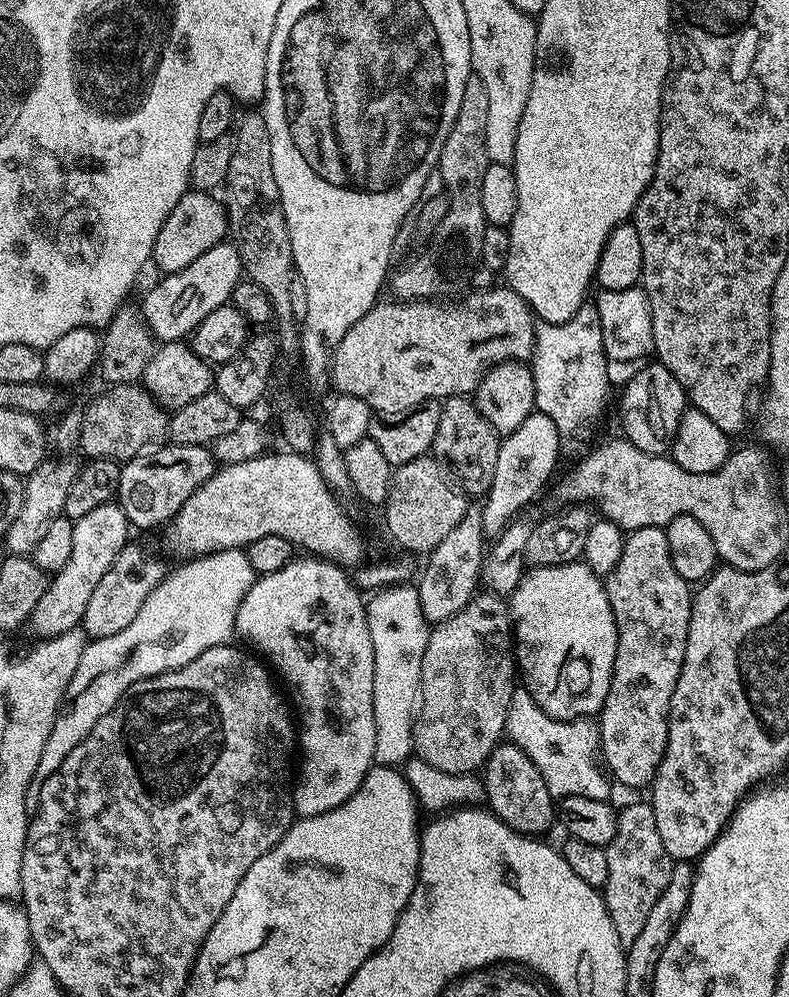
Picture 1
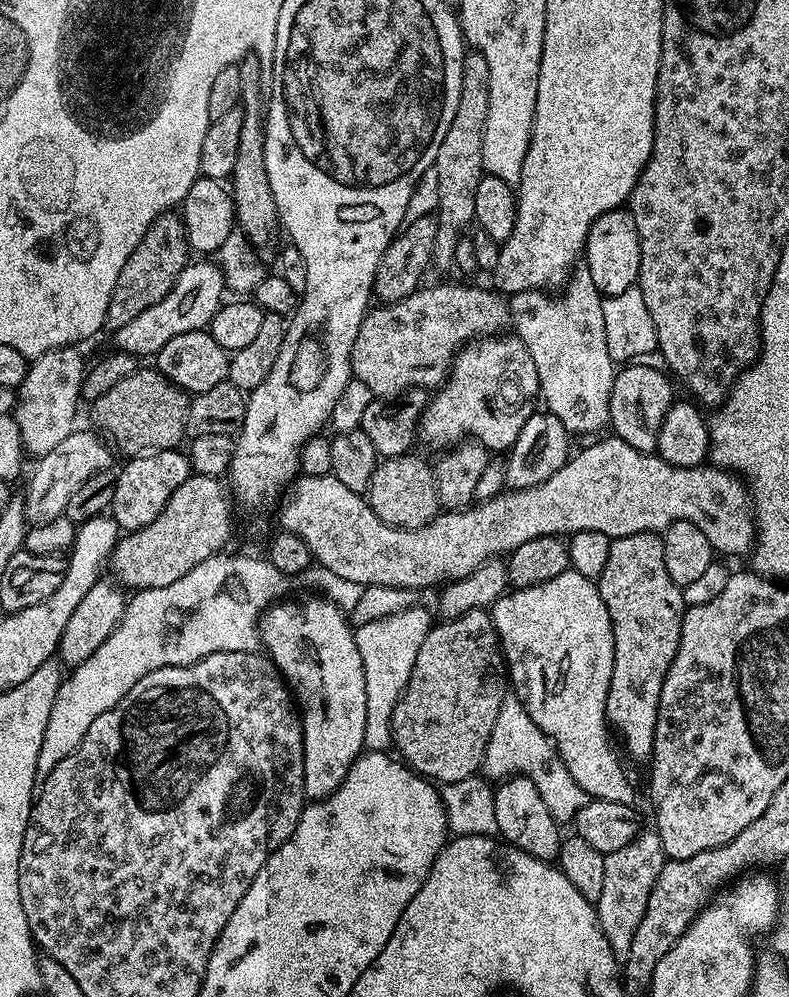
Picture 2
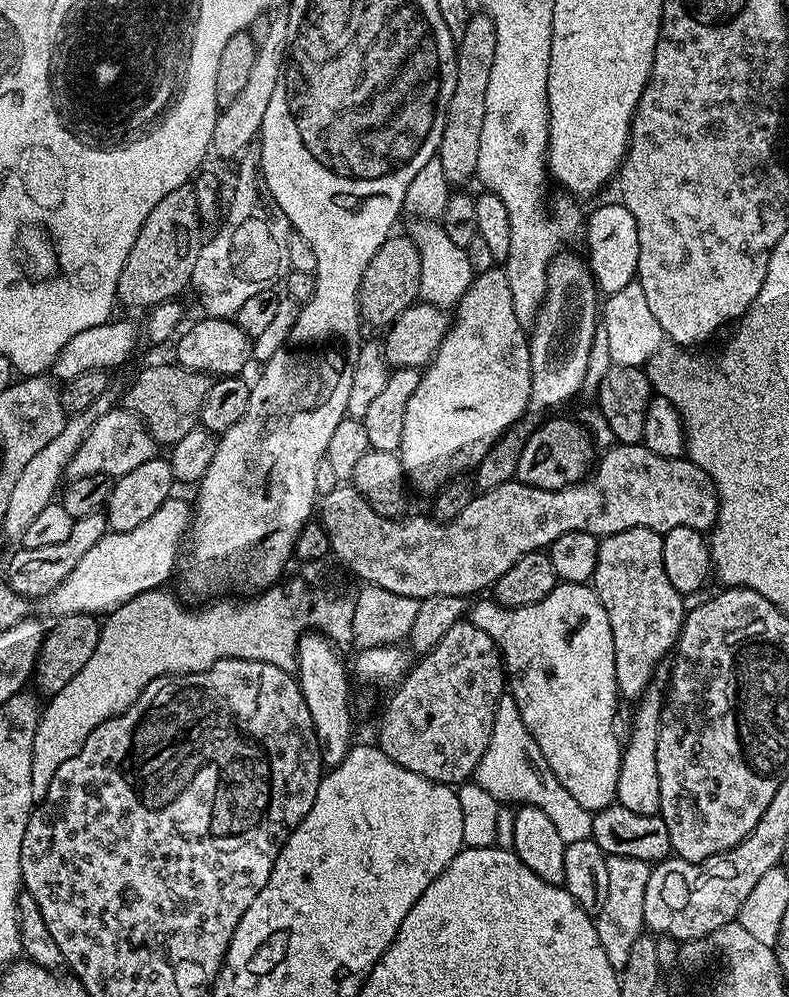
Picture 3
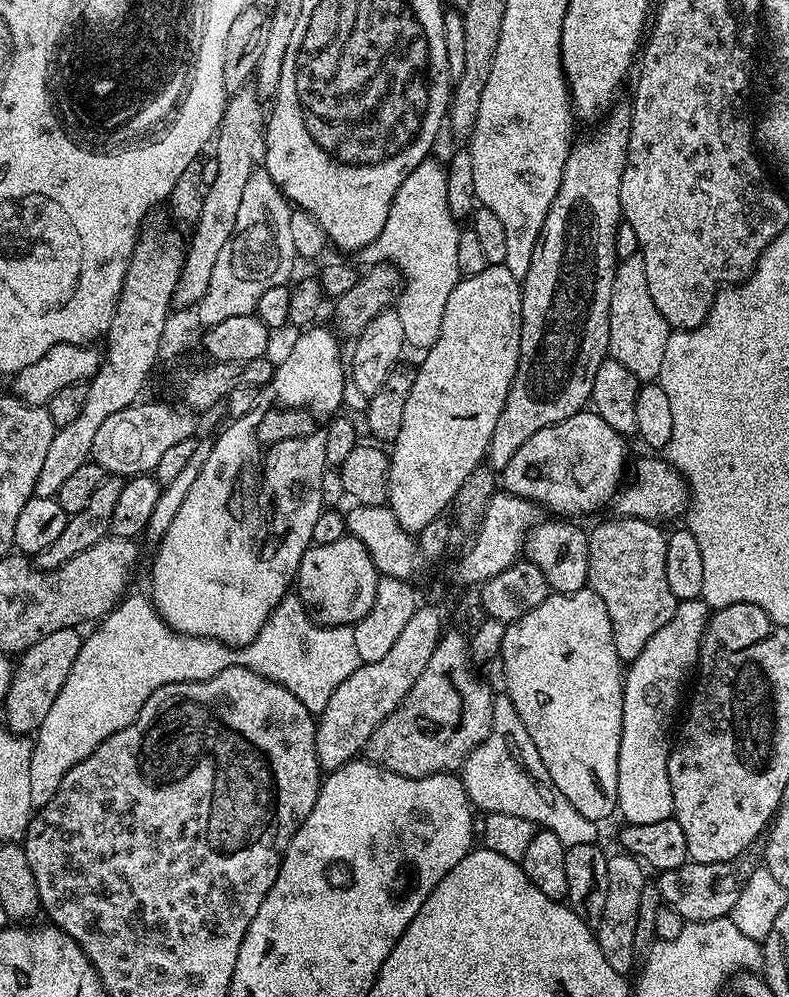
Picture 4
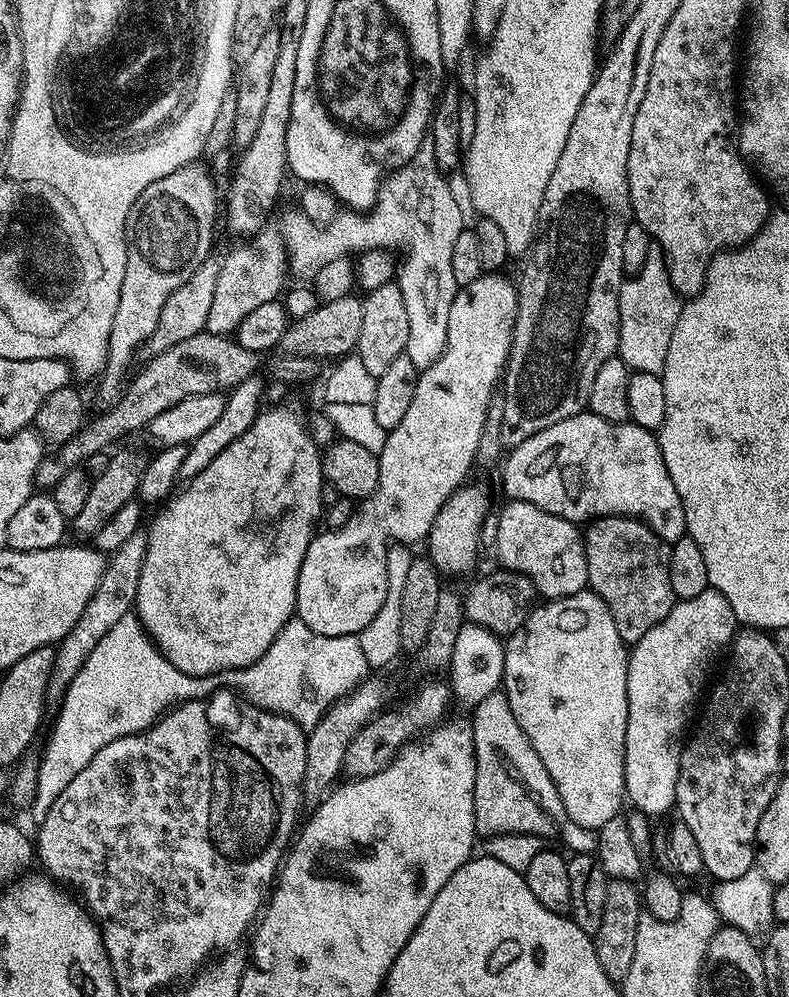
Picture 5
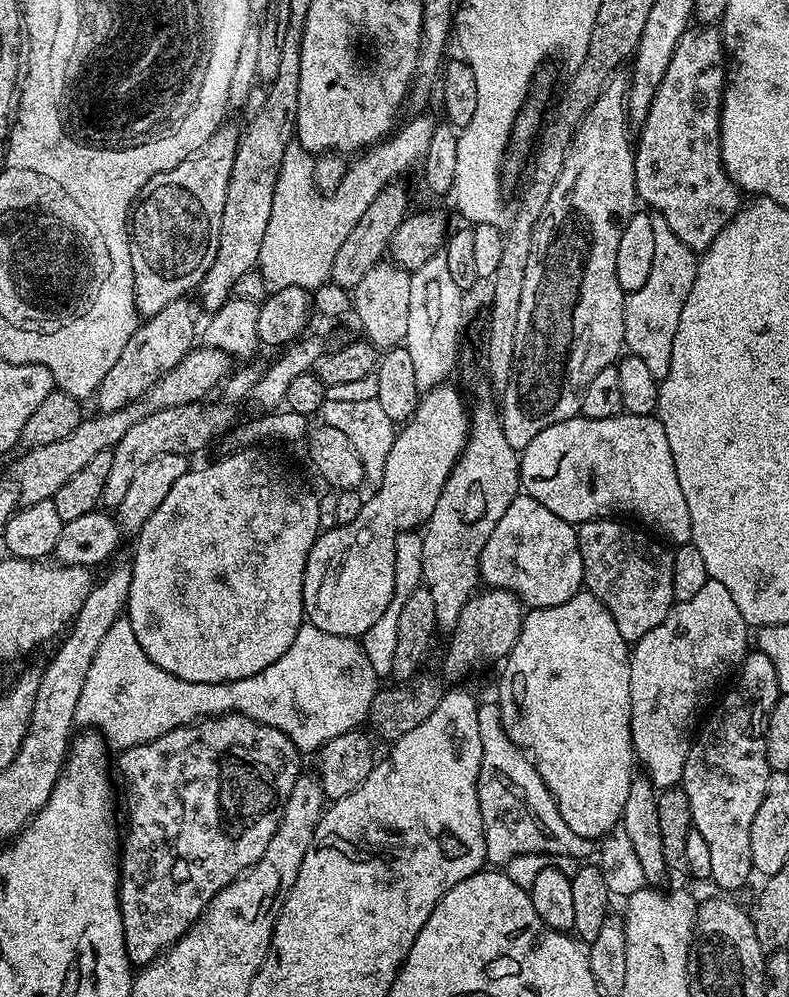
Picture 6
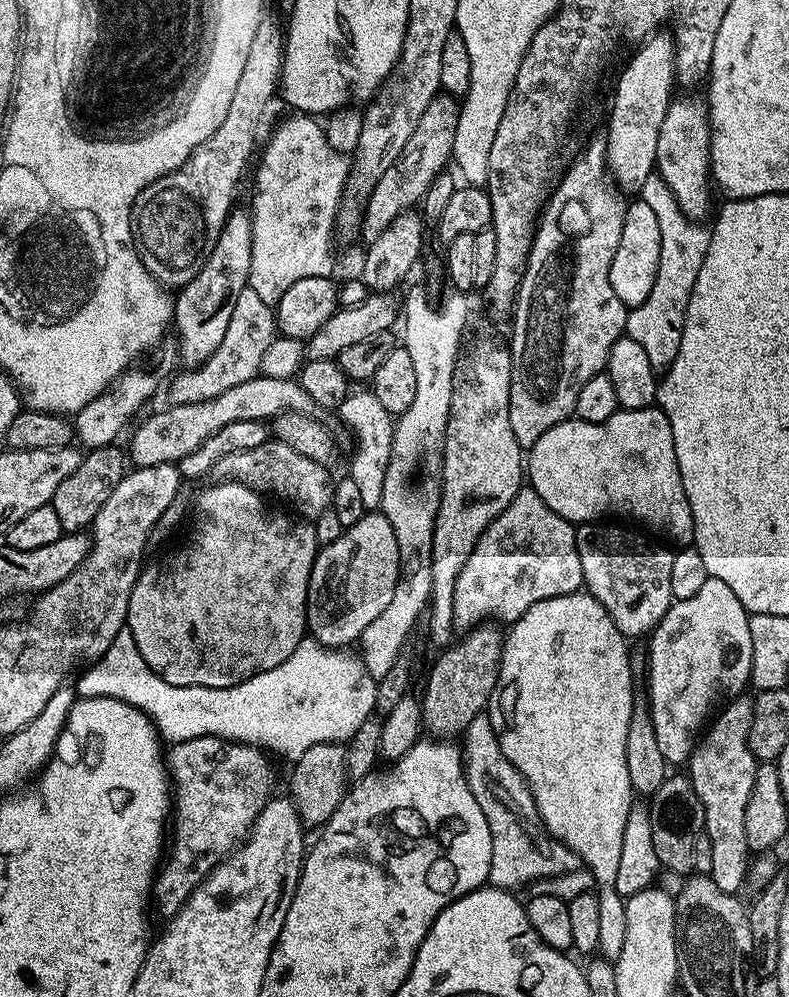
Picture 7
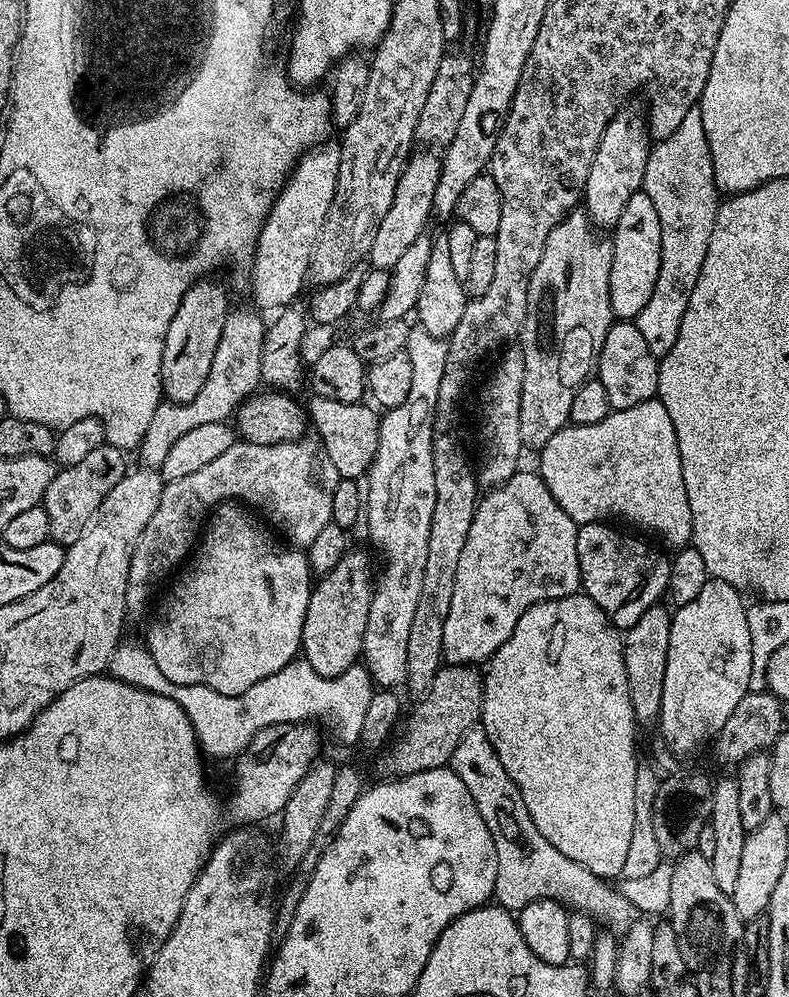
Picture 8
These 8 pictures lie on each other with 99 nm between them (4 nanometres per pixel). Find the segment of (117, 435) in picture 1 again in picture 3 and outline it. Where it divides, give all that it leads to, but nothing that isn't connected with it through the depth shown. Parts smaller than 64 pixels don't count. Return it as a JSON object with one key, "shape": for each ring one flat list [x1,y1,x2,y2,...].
{"shape":[[175,362,152,364,133,378,122,404,129,412,142,418,157,445,171,446,201,423,200,411,212,384,213,379,208,374,183,368]]}

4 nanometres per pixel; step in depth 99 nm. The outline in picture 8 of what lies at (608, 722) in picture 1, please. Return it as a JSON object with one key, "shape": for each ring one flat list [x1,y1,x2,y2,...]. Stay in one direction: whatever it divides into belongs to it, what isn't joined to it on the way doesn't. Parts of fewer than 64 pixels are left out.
{"shape":[[608,522,577,527,580,587,583,595,590,597,605,612,615,628,627,630,646,614,646,610,661,603,668,590,670,560,667,555,664,557,650,545,643,544,638,537,627,536,612,527,616,526]]}

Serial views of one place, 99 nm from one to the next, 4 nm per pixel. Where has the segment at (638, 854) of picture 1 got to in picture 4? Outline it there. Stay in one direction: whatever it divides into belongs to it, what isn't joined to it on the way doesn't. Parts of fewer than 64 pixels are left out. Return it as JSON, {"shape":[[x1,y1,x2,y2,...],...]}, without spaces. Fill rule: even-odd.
{"shape":[[627,854,609,855,606,862,606,910,602,910,602,918,595,925,596,941,613,970,618,970,622,977,629,975,638,960,634,948,634,930,637,929,638,904,642,890,646,886,644,872,646,868,636,857],[637,959,637,960,636,960],[636,960,636,961,635,961]]}

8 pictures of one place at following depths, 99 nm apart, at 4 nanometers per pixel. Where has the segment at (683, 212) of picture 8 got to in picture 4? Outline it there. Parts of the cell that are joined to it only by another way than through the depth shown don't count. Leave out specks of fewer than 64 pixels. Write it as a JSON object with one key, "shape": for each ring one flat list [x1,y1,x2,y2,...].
{"shape":[[640,254,623,257,616,265,614,286,610,294,610,342,608,350,611,359,622,362,630,374,634,374,641,382,652,382,659,377,662,370,662,357,666,355,666,342,668,341,669,326,666,318,654,306,654,298,650,298,650,289,646,286,646,266,644,257]]}

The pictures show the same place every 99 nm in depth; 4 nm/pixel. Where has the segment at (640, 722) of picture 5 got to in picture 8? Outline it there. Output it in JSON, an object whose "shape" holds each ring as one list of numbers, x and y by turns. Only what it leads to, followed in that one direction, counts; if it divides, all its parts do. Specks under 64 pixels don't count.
{"shape":[[709,578,694,602,679,605,672,612,670,626,670,654,666,654,666,682,662,682,662,706,658,729,668,748,680,756,696,752,711,741,726,726,726,718,734,714,734,706,742,702,750,686,752,647,750,626,746,626,746,600,730,582]]}

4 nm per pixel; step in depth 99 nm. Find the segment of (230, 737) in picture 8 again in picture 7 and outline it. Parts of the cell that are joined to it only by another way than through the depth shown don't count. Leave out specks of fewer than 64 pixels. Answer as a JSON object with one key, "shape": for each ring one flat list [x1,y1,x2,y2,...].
{"shape":[[127,626,110,642,99,660,89,663,84,670,80,681,74,684,75,691,81,697,105,696,142,710,152,719,152,725,161,741,169,745,181,744,190,738,217,736,223,740,232,740,236,744,252,744,272,754,277,752,278,755,285,756,288,762,295,762,302,758,306,750,310,750,310,746,344,744,349,741,363,723,373,719,376,712,377,680,370,674,370,670,366,670,359,655,344,648,328,648,311,638,300,640,294,654,290,654,286,662,274,666,274,670,254,674,229,688,174,686,158,678,158,674,154,674,154,670,146,666,142,654,138,654,138,646]]}

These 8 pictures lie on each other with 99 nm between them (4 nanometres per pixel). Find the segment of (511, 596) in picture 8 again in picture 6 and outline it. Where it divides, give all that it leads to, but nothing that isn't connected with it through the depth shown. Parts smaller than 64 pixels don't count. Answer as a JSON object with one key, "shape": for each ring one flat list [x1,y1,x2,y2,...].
{"shape":[[519,494,507,506,502,518,498,519,497,526,482,550,479,579,489,588,504,588,514,593,521,604,529,609,562,606,562,602,570,602,570,598,574,598,584,588,584,567,576,528,558,518,554,510,546,510,542,502]]}

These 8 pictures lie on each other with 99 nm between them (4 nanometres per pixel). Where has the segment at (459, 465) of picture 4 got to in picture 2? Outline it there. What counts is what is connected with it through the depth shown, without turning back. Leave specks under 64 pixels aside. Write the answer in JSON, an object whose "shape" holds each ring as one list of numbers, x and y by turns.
{"shape":[[514,334,481,336,465,344,456,353,448,379,429,399,428,408,420,419,419,439,425,440,432,448,447,450,461,443,465,438,471,438,479,440,485,448,493,453,500,454,500,451,503,453,505,450,511,449,522,426,526,426,526,422,531,418,533,412,537,411,539,396,538,370,534,366,534,358,530,358,530,350,526,350,524,343]]}

